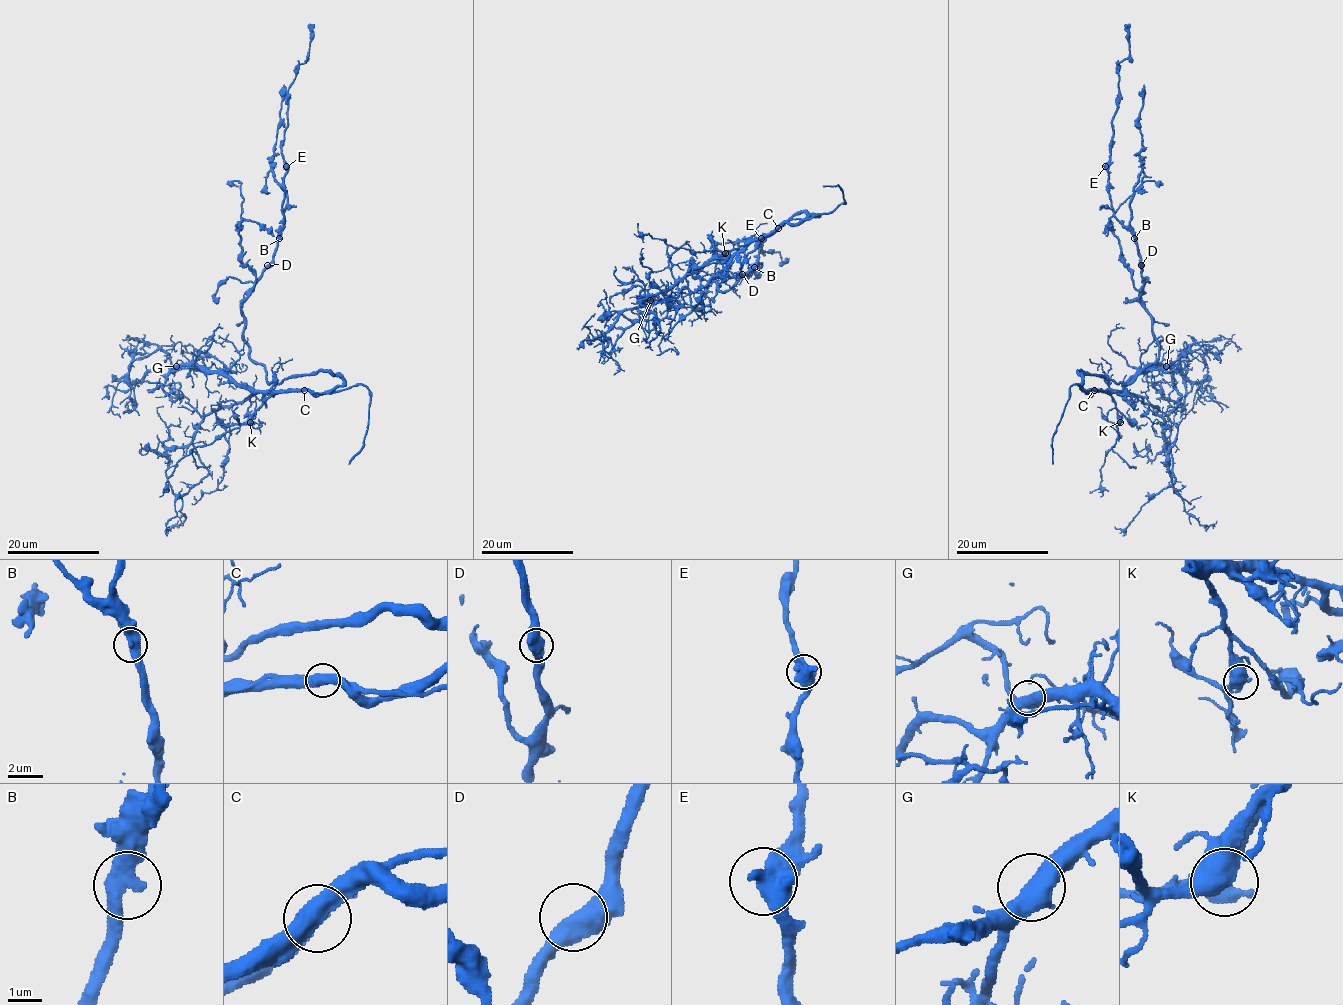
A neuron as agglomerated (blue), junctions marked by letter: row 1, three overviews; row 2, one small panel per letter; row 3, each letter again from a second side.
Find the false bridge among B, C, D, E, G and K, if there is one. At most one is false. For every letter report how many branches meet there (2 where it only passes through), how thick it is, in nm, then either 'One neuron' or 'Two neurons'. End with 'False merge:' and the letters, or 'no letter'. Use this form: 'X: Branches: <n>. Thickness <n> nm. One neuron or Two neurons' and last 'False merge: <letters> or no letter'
B: Branches: 2. Thickness 550 nm. One neuron
C: Branches: 2. Thickness 550 nm. One neuron
D: Branches: 2. Thickness 550 nm. One neuron
E: Branches: 2. Thickness 550 nm. One neuron
G: Branches: 2. Thickness 550 nm. One neuron
K: Branches: 2. Thickness 550 nm. One neuron
False merge: no letter

